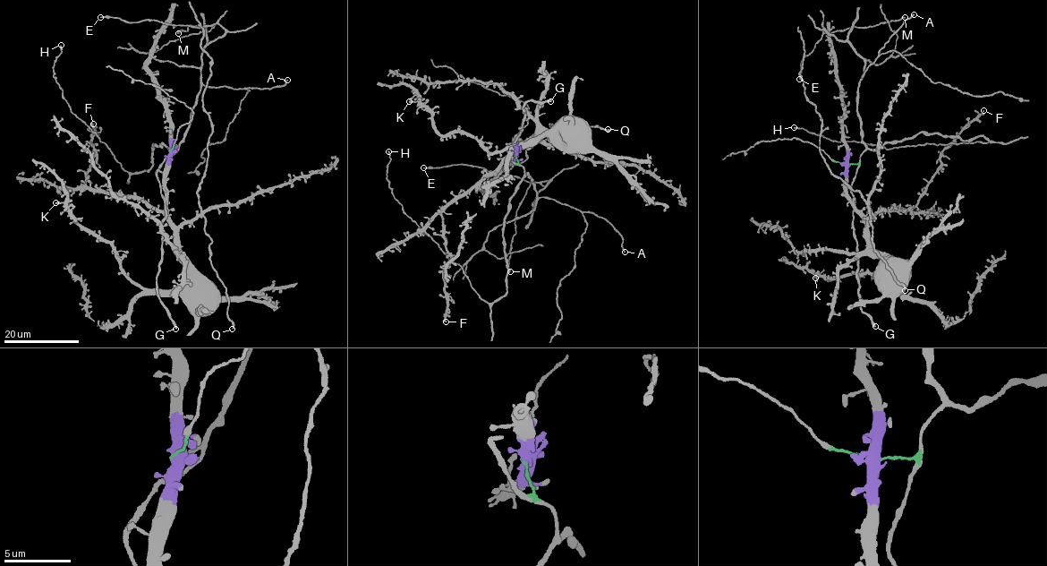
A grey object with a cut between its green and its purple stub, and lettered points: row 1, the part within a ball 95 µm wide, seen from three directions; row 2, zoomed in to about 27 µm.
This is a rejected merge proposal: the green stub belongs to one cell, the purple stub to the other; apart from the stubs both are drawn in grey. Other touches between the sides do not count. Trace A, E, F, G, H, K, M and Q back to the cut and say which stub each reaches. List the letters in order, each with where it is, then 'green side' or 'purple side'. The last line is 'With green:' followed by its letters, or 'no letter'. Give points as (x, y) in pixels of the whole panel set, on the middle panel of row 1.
A: place (625, 252); green side
E: place (423, 167); green side
F: place (446, 321); purple side
G: place (550, 101); green side
H: place (388, 151); green side
K: place (409, 101); purple side
M: place (510, 271); green side
Q: place (608, 129); purple side
With green: A, E, G, H, M

